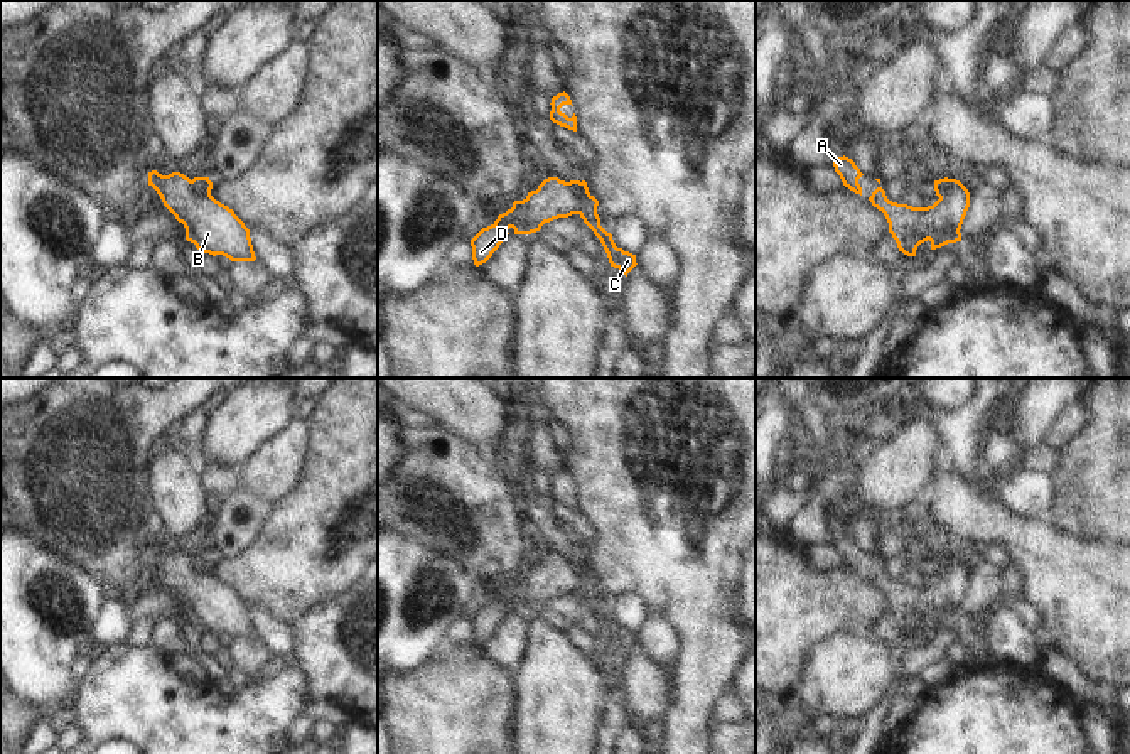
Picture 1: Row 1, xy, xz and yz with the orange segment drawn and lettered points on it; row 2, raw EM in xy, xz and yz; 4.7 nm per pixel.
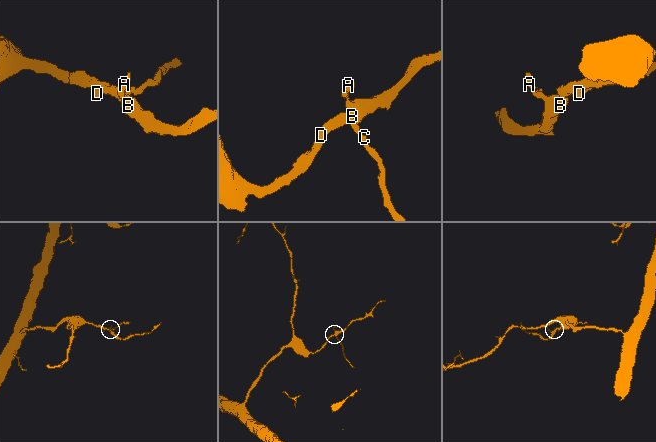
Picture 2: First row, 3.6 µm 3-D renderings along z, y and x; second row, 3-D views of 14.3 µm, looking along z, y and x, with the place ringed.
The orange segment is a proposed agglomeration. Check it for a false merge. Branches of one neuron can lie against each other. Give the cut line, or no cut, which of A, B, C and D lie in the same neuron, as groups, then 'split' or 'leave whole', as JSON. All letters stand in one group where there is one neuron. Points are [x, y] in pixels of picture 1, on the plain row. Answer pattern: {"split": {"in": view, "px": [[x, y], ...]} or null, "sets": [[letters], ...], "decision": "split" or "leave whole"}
{"split": {"in": "xz", "px": [[567, 560], [579, 570], [577, 591]]}, "sets": [["A", "B", "D"], ["C"]], "decision": "split"}

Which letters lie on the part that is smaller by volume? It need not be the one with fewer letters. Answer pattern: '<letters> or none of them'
C

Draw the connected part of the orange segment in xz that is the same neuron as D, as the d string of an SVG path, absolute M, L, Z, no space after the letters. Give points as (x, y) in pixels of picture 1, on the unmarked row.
M558 555L545 557L536 568L528 570L523 579L514 579L511 587L499 592L491 604L482 606L471 617L474 643L479 644L492 634L509 612L509 606L514 607L514 612L531 612L540 609L545 601L578 592L584 565L589 568L585 558L578 568L573 568Z

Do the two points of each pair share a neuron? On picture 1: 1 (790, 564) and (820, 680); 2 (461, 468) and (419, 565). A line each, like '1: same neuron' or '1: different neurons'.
1: different neurons
2: different neurons

